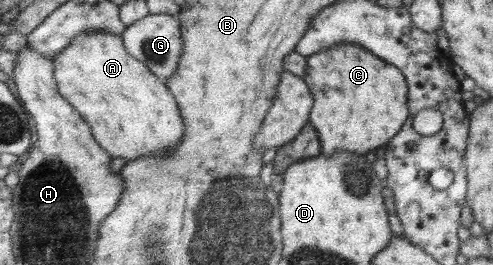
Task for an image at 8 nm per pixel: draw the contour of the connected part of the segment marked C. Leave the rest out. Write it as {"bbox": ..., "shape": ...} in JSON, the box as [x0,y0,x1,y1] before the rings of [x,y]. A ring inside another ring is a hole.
{"bbox":[301,45,408,155],"shape":[[[334,45],[330,49],[320,50],[306,57],[306,71],[301,78],[308,85],[314,103],[310,109],[310,123],[320,135],[320,147],[324,155],[332,155],[338,149],[363,155],[380,145],[384,145],[399,129],[408,117],[407,86],[399,69],[374,57],[368,50],[358,45]]]}

